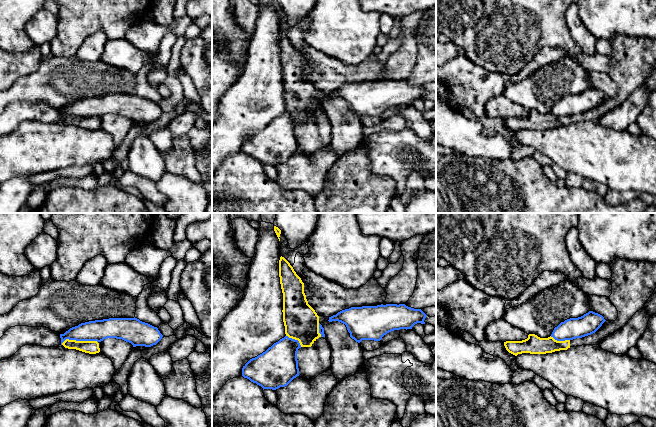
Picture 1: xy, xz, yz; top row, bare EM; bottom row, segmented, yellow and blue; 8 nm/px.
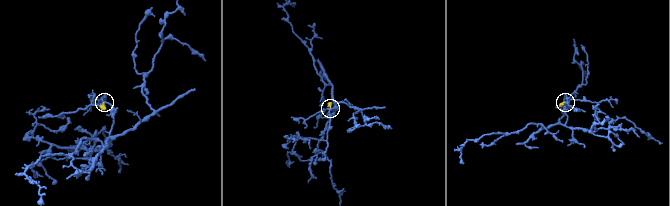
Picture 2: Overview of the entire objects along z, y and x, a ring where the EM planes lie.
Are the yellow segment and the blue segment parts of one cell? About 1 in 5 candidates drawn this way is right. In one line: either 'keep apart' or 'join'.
keep apart

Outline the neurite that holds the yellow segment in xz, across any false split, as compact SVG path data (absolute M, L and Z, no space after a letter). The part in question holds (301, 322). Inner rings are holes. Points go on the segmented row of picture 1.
M284 258L279 260L279 277L283 293L283 322L285 334L289 338L298 340L301 347L297 352L299 376L305 379L314 379L331 367L331 347L326 337L319 333L319 316L308 304L304 293L304 283L296 274L290 263Z

